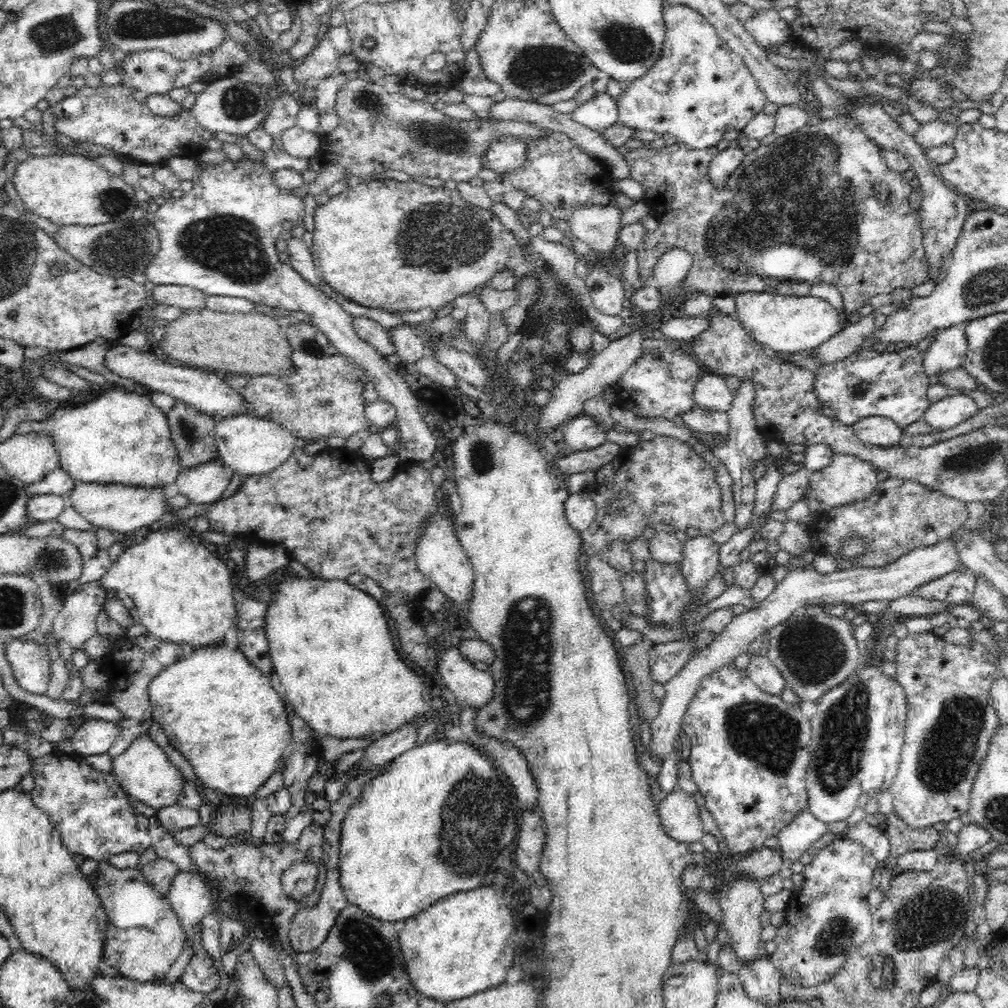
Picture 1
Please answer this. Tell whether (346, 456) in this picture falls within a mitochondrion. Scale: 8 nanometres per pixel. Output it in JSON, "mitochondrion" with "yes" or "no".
{"mitochondrion":"no"}

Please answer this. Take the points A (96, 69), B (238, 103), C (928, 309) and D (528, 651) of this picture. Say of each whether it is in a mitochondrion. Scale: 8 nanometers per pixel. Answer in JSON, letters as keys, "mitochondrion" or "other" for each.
{"A":"other","B":"mitochondrion","C":"other","D":"mitochondrion"}

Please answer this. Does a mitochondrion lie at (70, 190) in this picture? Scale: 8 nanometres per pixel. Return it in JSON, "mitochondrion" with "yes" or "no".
{"mitochondrion":"no"}

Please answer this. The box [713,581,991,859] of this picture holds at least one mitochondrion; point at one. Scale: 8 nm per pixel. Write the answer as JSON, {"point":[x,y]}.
{"point":[946,754]}

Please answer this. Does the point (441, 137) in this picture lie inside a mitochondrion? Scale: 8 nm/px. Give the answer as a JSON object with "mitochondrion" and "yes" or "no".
{"mitochondrion":"yes"}

